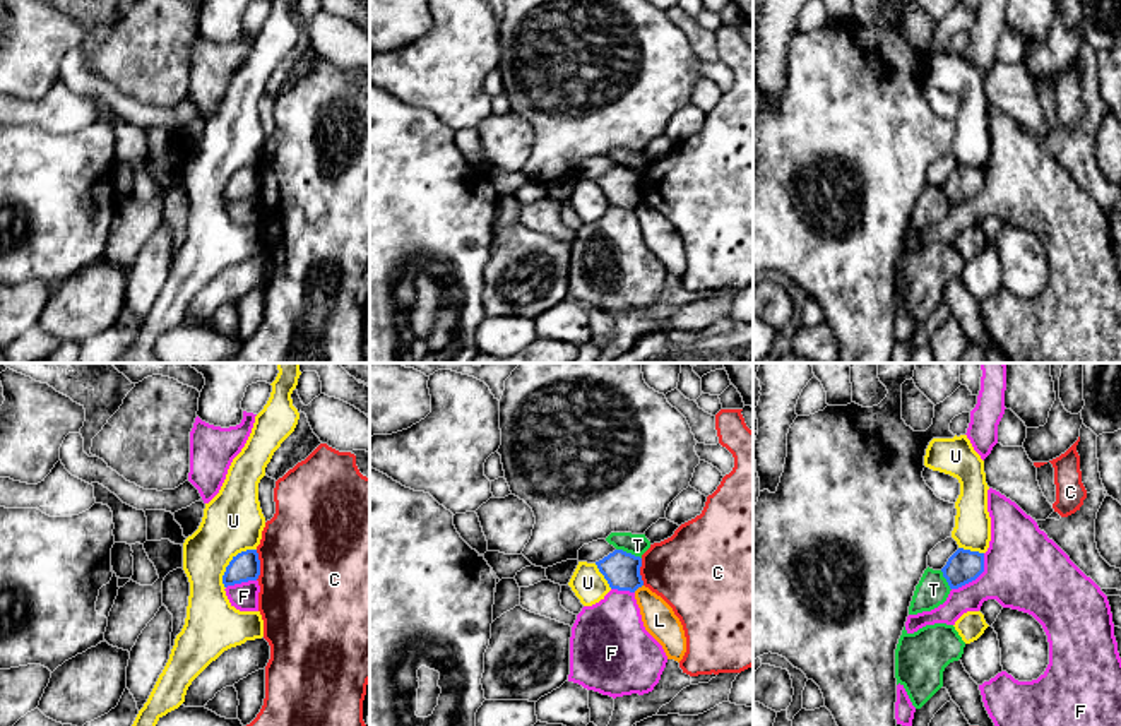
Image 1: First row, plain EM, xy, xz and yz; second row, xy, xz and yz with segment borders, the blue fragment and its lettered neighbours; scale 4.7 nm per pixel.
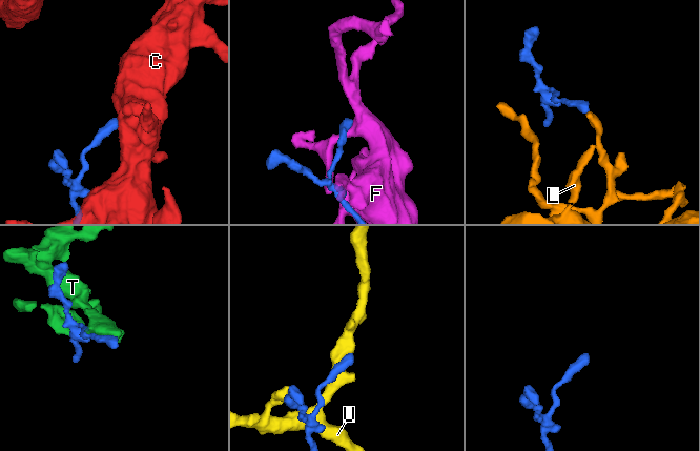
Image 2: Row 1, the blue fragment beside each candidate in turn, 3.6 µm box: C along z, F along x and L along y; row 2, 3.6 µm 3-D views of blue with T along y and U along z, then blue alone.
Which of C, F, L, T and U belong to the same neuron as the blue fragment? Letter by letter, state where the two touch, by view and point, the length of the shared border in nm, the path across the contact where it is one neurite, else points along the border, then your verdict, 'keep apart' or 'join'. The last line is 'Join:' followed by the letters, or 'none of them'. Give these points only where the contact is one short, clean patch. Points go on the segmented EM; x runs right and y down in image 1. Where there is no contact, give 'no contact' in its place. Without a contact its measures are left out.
C: contact xy (259, 565); length 140 nm; keep apart
F: contact yz (976, 577); length 240 nm; border yz (984, 553), (984, 569), (974, 579), (952, 589); keep apart
L: contact xz (637, 588); length 60 nm; border xz (642, 584), (634, 591); keep apart
T: contact xz (628, 553); length 130 nm; keep apart
U: contact xy (230, 562); length 240 nm; keep apart
Join: none of them

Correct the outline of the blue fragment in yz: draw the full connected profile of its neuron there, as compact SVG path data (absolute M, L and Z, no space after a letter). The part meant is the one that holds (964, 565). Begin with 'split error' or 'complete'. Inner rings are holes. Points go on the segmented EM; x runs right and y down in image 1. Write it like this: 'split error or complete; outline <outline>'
complete; outline M958 548L941 572L950 589L958 589L984 572L984 553Z

